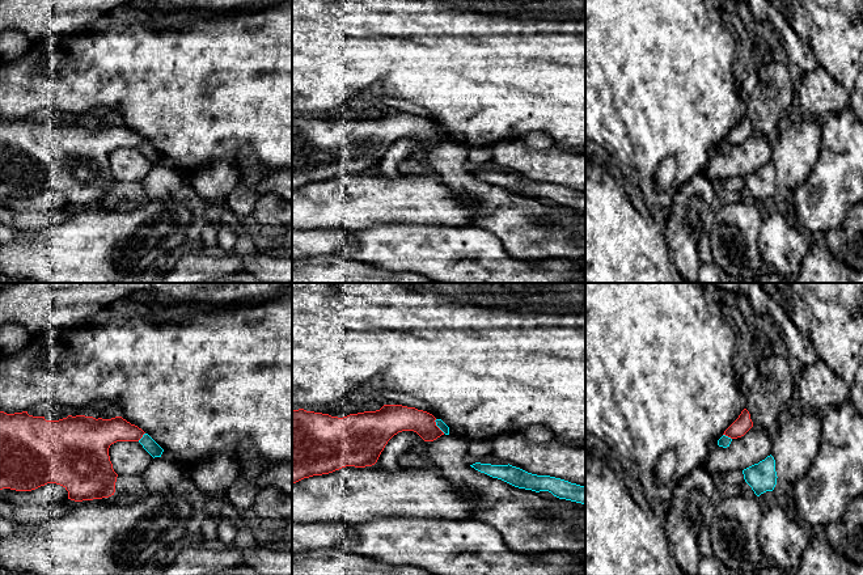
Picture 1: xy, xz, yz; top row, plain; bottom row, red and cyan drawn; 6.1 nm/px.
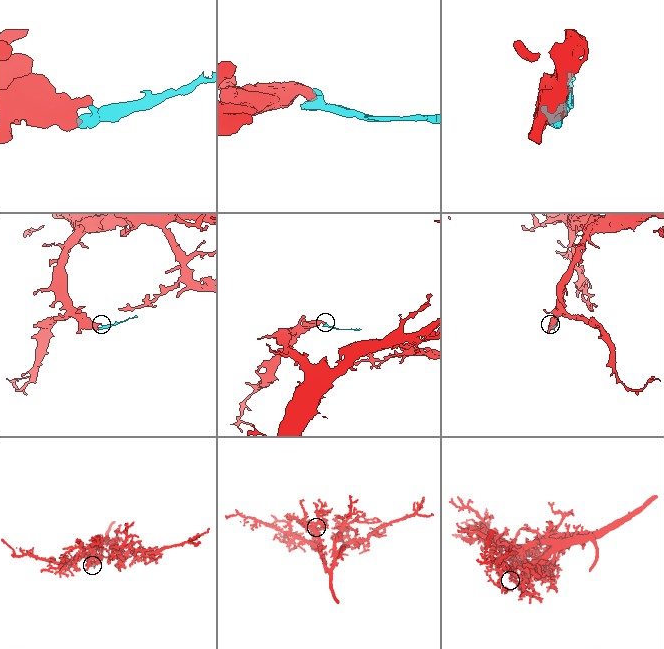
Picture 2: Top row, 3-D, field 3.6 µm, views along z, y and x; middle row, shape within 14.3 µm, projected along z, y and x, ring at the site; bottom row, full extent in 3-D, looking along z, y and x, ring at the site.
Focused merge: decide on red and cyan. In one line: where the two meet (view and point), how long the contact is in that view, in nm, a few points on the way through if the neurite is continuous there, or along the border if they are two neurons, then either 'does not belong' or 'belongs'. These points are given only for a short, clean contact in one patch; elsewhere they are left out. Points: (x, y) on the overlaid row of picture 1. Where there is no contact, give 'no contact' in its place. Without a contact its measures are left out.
xz (436, 426) | 110 nm | along xz (435, 419), (435, 423), (444, 432) | does not belong

